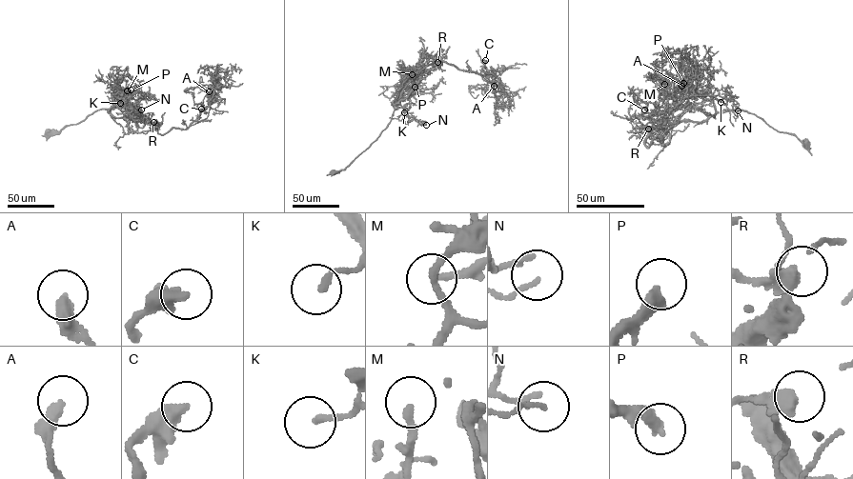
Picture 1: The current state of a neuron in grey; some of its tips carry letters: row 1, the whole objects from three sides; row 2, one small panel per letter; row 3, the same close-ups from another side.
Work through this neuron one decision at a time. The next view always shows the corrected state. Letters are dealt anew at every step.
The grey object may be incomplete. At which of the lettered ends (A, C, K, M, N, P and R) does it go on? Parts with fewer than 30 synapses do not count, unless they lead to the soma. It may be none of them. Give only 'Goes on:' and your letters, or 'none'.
Goes on: C, M

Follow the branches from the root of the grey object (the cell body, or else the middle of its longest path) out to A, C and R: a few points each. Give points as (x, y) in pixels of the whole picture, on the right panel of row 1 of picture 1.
A: (807, 142), (731, 109), (701, 123), (656, 121), (647, 147), (660, 138), (681, 86)
C: (807, 142), (731, 109), (701, 123), (656, 121), (647, 147), (660, 139), (663, 126), (644, 109)
R: (807, 142), (778, 131), (760, 117), (741, 109), (719, 111), (701, 123), (656, 121), (649, 132), (648, 129)

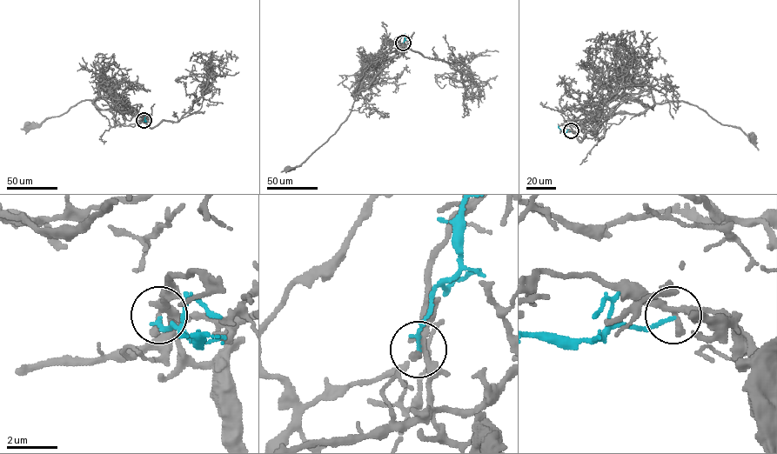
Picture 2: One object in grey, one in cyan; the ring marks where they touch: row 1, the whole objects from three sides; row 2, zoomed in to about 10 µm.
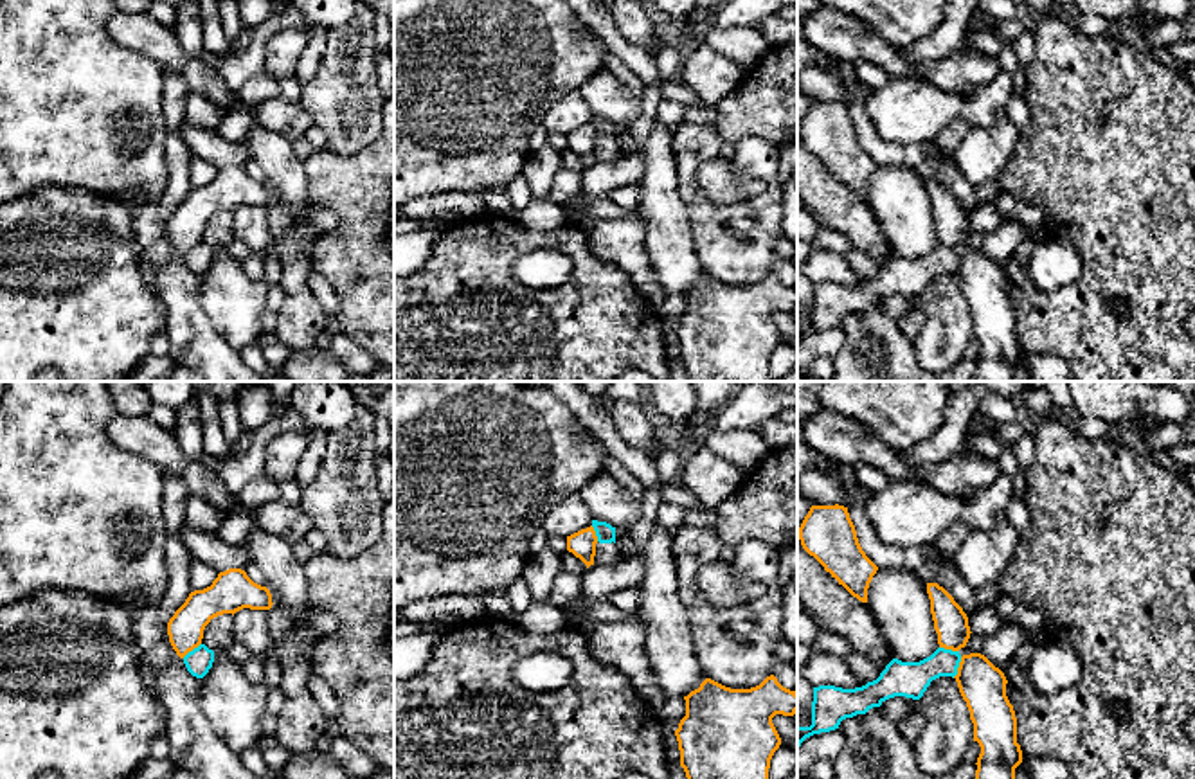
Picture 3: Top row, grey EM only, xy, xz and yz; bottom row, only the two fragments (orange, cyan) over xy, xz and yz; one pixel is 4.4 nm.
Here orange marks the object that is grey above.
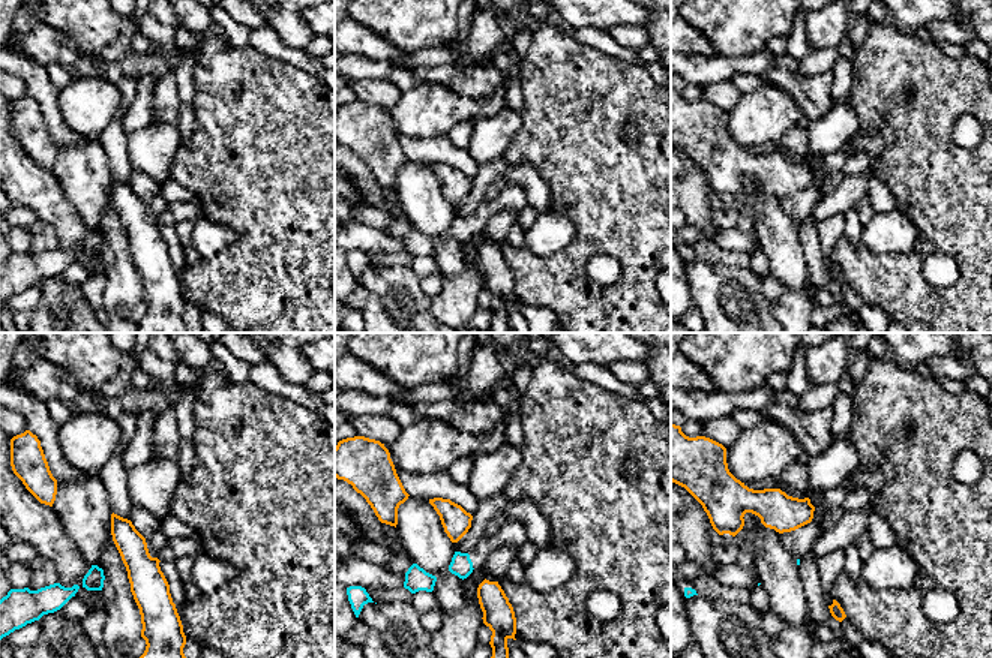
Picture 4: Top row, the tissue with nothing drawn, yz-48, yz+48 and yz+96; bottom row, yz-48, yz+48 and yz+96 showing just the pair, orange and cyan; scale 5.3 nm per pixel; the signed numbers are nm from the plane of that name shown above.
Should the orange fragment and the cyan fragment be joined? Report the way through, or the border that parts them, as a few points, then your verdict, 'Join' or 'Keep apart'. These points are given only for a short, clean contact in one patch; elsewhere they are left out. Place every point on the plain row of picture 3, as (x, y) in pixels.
Boundary: yz (961, 254), (952, 274). Keep apart

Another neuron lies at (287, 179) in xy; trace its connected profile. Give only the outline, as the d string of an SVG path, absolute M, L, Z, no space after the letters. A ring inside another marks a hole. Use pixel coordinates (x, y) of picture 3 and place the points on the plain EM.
M256 115L243 140L250 158L266 175L274 203L292 212L295 219L304 218L311 210L310 184L302 162L292 151L292 142L263 128Z

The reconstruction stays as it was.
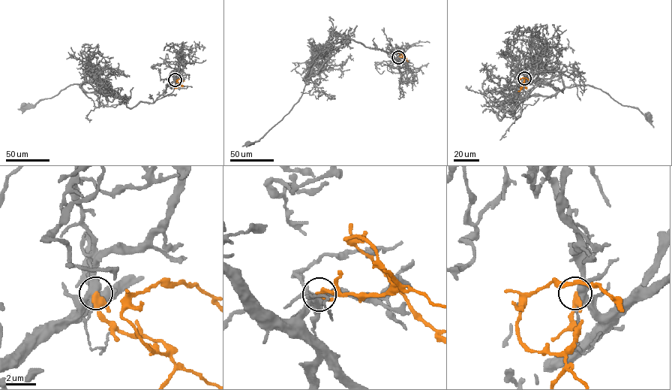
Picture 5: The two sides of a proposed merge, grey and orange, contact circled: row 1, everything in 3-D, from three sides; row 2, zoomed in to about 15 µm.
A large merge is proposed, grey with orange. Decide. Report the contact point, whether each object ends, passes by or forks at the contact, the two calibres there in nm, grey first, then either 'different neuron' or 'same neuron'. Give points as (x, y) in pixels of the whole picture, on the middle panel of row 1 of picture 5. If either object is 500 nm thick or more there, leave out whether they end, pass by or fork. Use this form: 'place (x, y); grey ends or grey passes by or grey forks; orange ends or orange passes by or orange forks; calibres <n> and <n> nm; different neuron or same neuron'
place (398, 57); grey forks; orange passes by; calibres 400 and 280 nm; same neuron

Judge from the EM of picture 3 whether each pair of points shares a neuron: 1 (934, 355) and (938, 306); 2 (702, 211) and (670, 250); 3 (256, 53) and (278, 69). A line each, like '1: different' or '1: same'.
1: same
2: different
3: different

